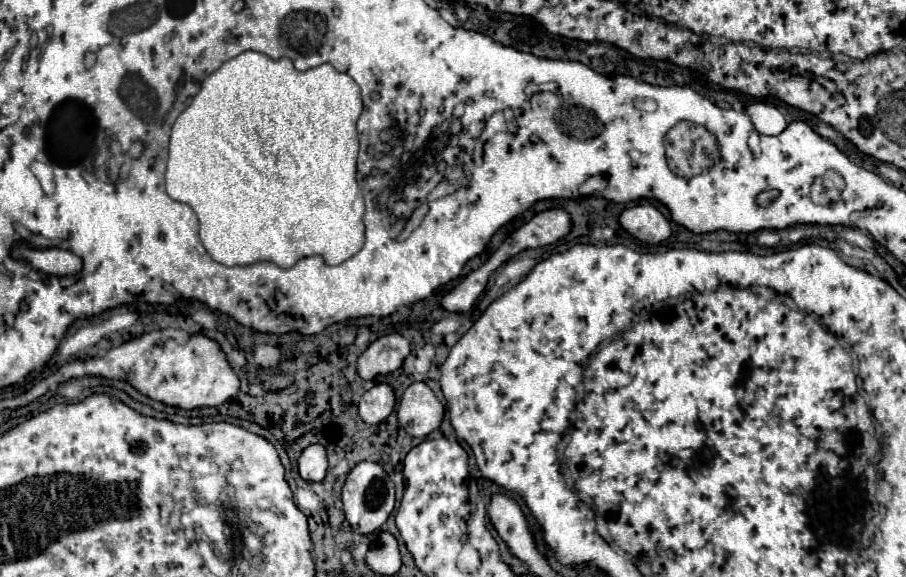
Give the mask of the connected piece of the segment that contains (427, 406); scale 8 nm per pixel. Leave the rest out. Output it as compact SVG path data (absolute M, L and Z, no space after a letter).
M413 382L405 390L397 408L399 424L407 430L407 434L417 438L437 430L443 422L443 414L443 404L425 382Z

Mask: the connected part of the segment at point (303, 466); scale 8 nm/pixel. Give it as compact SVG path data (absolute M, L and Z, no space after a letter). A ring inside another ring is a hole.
M313 444L303 450L299 458L299 474L307 482L321 482L327 472L327 456L325 448L319 444Z

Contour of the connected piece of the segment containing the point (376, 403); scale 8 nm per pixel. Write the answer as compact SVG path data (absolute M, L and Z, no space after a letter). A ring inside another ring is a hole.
M375 384L367 390L359 402L359 416L365 424L379 424L383 422L395 408L395 392L389 384Z

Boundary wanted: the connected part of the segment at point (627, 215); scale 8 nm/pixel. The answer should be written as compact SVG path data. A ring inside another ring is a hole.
M641 204L623 210L619 222L629 234L633 234L645 244L659 244L671 236L671 226L667 218L651 204Z

